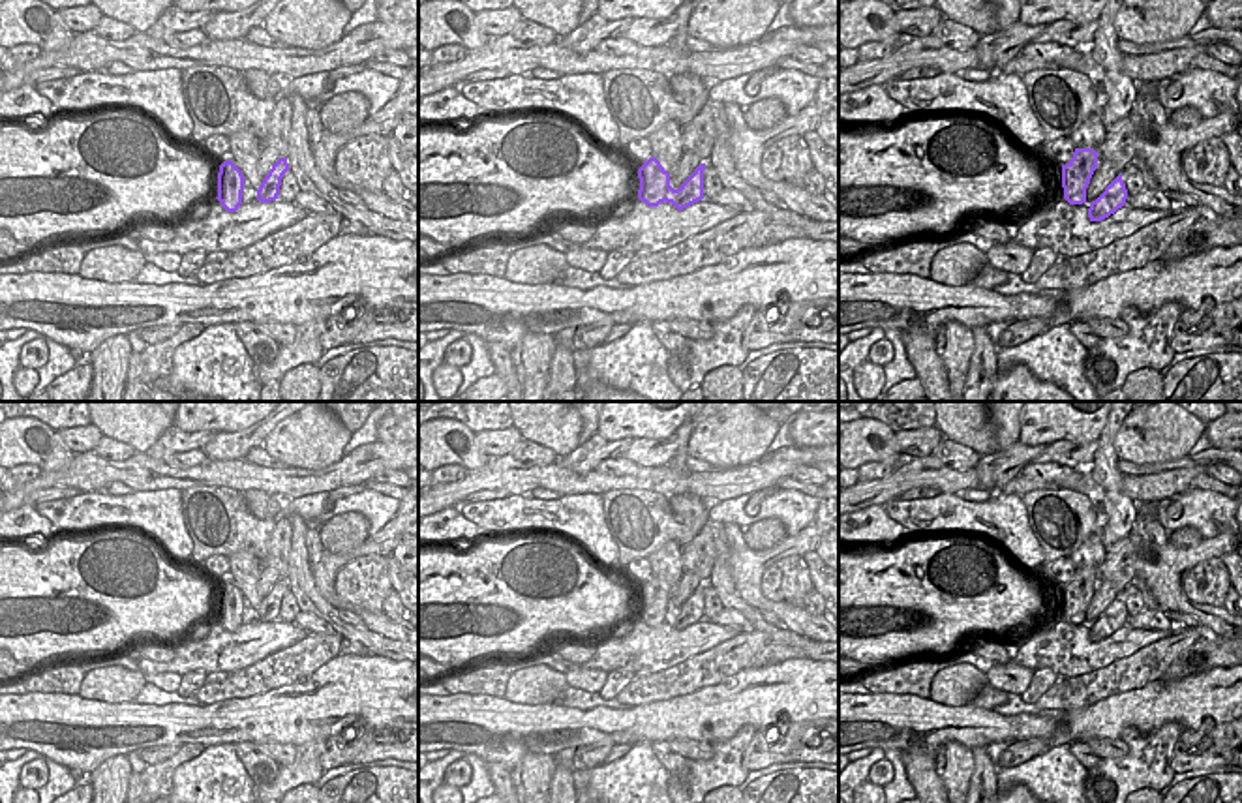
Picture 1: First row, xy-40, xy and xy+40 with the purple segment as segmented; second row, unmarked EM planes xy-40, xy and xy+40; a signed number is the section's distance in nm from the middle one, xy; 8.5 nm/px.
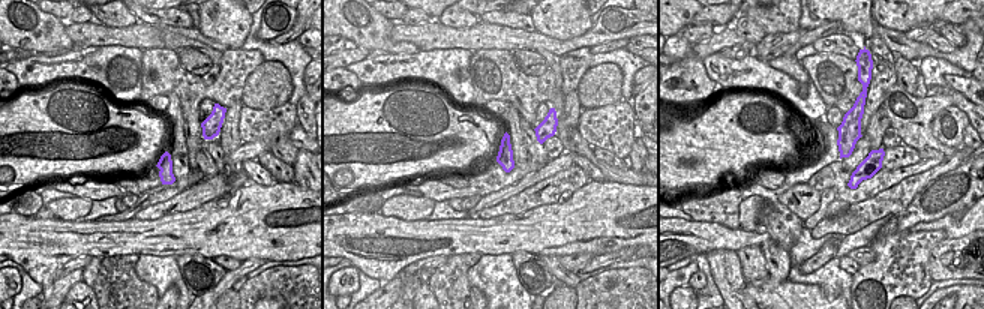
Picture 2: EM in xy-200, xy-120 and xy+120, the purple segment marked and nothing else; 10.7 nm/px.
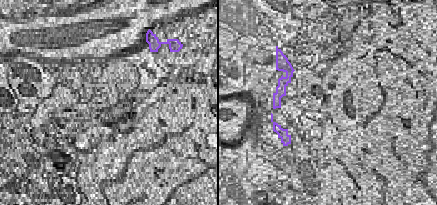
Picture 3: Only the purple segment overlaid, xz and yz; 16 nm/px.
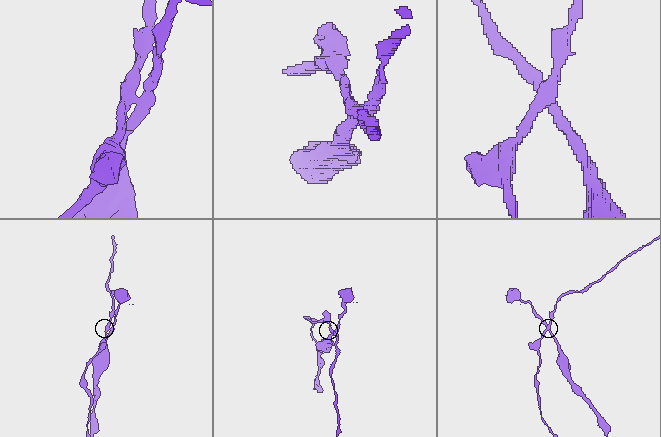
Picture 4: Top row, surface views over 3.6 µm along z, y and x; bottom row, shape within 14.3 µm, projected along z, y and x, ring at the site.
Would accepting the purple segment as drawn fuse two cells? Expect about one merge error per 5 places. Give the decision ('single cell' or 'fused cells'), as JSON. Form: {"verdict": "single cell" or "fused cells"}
{"verdict": "fused cells"}

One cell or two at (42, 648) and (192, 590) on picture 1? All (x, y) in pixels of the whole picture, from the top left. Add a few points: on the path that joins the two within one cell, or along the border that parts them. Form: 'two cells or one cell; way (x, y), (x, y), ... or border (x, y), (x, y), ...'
one cell; way (79, 635), (107, 625), (134, 601), (154, 599)

